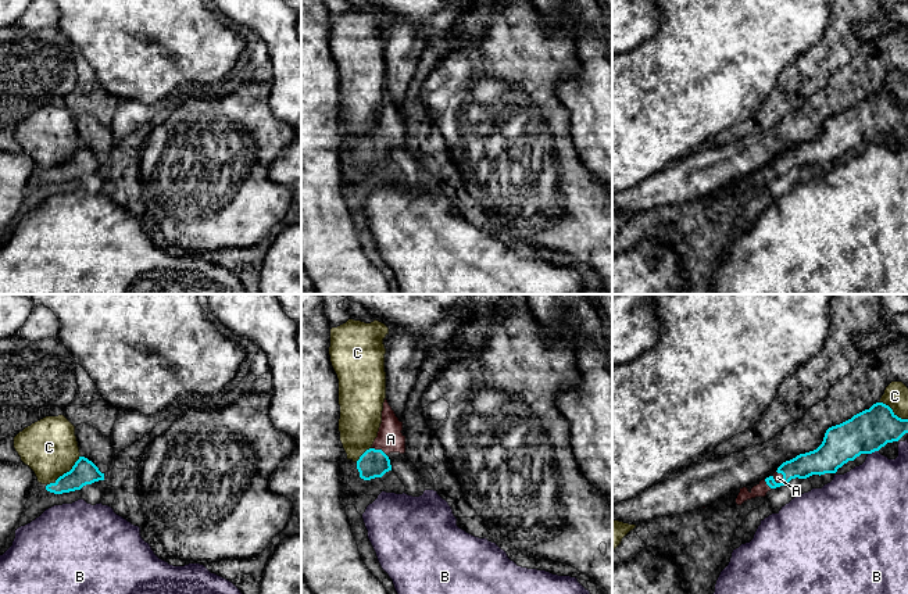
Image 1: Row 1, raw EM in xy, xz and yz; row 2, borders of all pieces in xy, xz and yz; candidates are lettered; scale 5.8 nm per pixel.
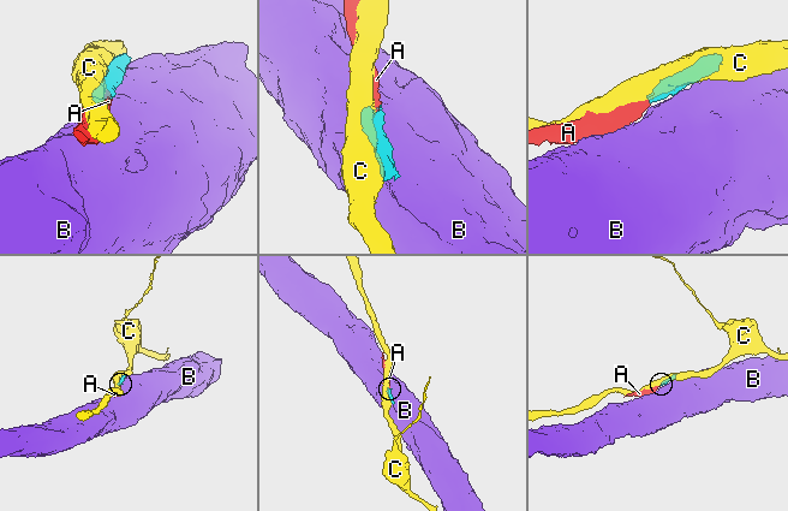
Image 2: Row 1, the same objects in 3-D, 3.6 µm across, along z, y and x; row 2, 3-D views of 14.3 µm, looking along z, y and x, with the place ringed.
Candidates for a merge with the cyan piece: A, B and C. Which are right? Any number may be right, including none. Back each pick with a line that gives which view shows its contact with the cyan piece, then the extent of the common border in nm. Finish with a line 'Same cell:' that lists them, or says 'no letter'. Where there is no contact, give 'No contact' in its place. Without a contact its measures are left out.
A: Touches cyan in xz. Shared border 110 nm
Same cell: A

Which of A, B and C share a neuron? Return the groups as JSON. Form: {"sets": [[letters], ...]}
{"sets": [["A"], ["B"], ["C"]]}

